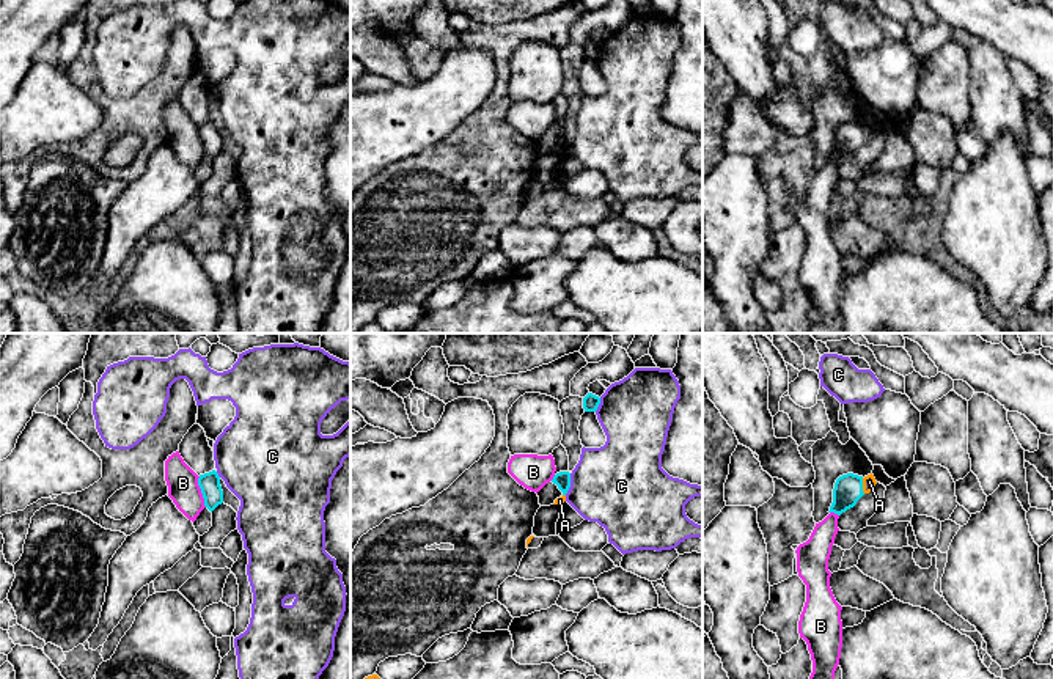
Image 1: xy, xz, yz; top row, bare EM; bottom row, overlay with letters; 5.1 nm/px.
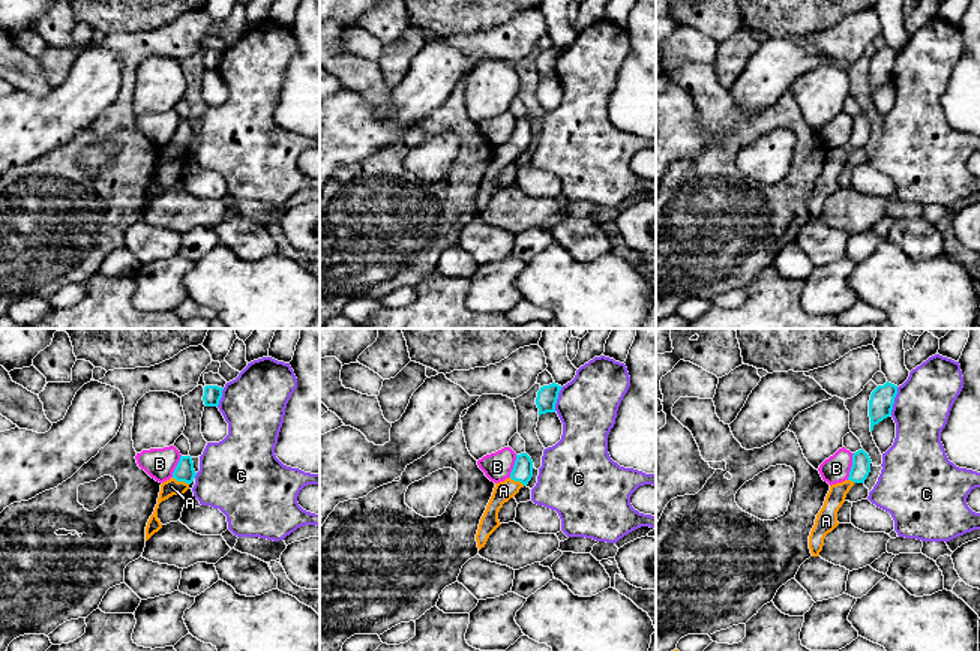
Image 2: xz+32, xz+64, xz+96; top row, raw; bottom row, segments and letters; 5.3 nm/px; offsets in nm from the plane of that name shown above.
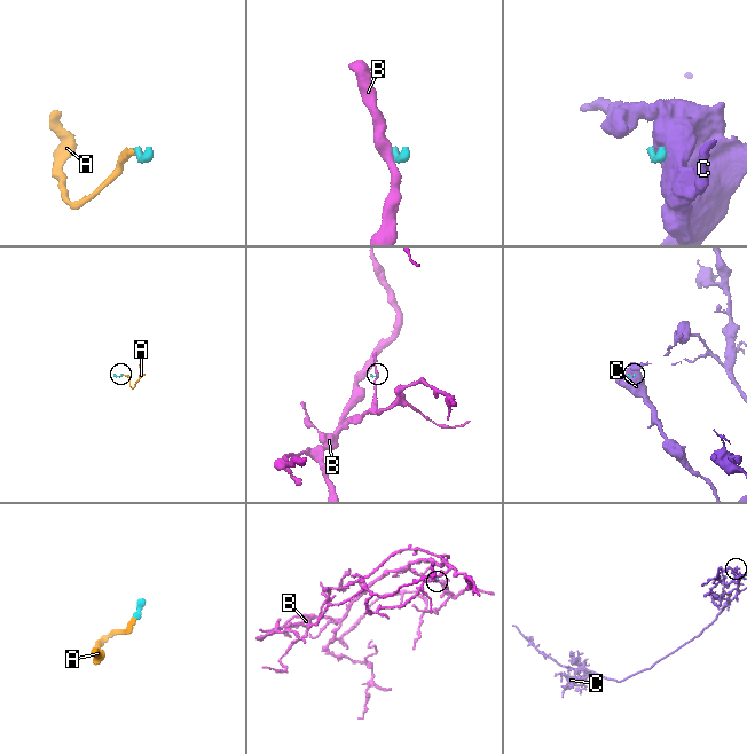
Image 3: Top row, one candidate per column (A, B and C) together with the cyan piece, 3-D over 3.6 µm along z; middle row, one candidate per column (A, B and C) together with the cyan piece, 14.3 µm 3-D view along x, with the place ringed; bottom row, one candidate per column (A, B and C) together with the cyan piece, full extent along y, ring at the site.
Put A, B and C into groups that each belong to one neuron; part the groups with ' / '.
A / B / C

